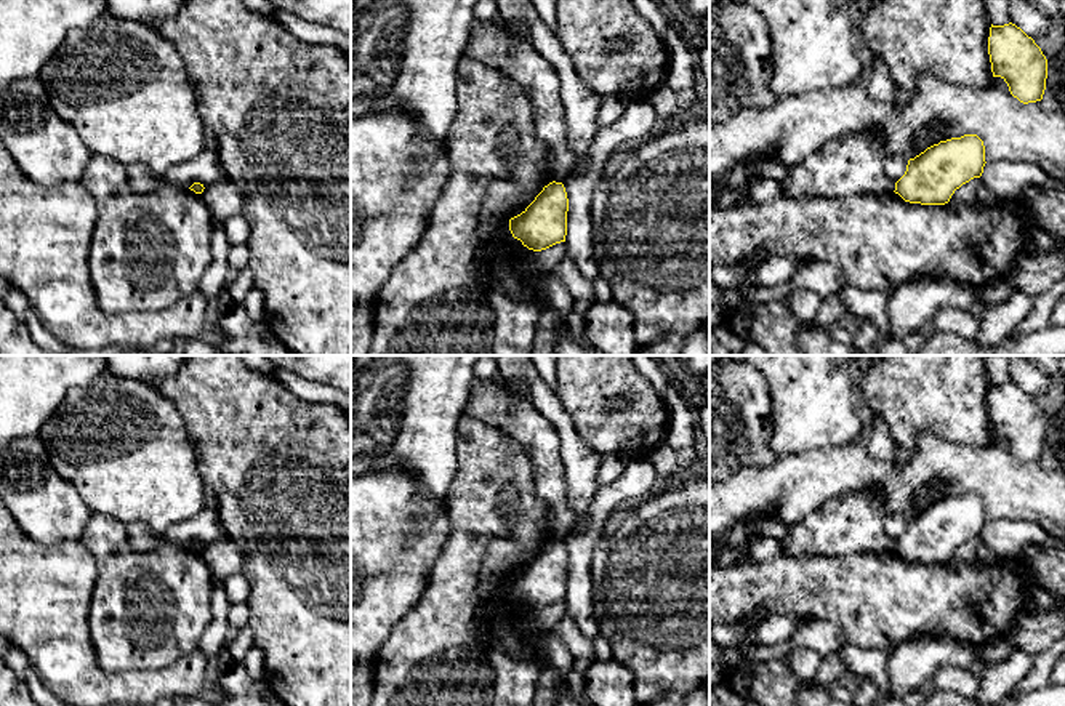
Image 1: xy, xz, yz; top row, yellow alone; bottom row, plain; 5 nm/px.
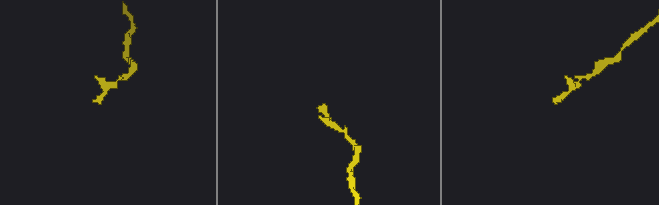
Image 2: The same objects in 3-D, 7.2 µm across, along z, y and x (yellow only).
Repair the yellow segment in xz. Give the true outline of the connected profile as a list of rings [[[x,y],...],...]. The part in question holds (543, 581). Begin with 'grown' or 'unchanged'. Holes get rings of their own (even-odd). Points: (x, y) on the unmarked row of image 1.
unchanged; [[[549,541],[535,559],[509,578],[514,597],[533,610],[565,600],[569,557],[562,541]]]

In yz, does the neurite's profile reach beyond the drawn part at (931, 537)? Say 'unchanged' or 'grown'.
unchanged

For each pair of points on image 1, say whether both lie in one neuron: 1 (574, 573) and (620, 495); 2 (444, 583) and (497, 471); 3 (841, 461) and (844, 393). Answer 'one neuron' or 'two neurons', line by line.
1: one neuron
2: one neuron
3: two neurons

